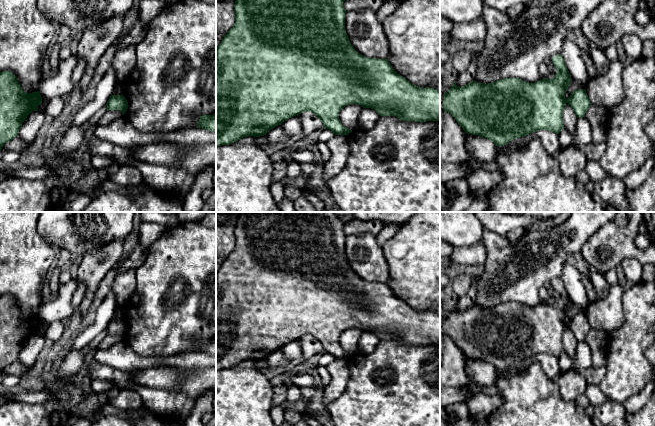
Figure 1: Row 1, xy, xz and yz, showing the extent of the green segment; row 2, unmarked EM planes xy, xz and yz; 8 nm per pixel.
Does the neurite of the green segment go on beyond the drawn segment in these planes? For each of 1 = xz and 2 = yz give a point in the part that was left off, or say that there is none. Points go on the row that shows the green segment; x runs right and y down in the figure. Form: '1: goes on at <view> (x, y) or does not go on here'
1: does not go on here
2: does not go on here

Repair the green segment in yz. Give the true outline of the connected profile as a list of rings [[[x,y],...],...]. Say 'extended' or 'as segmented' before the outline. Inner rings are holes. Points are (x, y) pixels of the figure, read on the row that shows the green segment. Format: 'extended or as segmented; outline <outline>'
as segmented; outline [[[560,54],[553,56],[552,62],[557,68],[554,77],[543,78],[535,83],[519,78],[505,78],[487,84],[474,80],[459,87],[454,82],[444,95],[444,110],[455,118],[466,133],[485,137],[496,146],[506,145],[514,139],[539,130],[559,134],[564,128],[563,111],[566,104],[573,108],[578,118],[583,118],[591,102],[585,89],[577,89],[568,99],[565,98],[572,81],[571,75]]]

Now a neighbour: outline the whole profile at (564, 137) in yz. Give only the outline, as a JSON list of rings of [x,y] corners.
[[[564,127],[562,131],[558,134],[559,148],[566,148],[566,147],[571,146],[571,141],[572,141],[572,135]]]

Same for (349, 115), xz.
[[[358,104],[345,106],[339,113],[339,119],[342,125],[352,131],[358,129],[358,118],[363,107]]]

